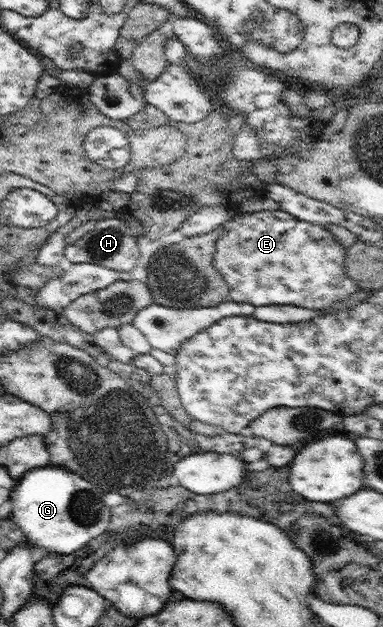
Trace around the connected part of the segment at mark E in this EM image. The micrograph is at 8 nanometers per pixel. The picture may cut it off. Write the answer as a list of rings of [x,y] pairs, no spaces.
[[[278,209],[235,214],[227,223],[221,225],[219,230],[222,232],[216,241],[214,266],[230,287],[230,299],[233,301],[250,303],[255,307],[275,303],[313,310],[327,309],[360,290],[358,283],[346,274],[346,247],[342,247],[322,225],[297,219],[294,215]]]

